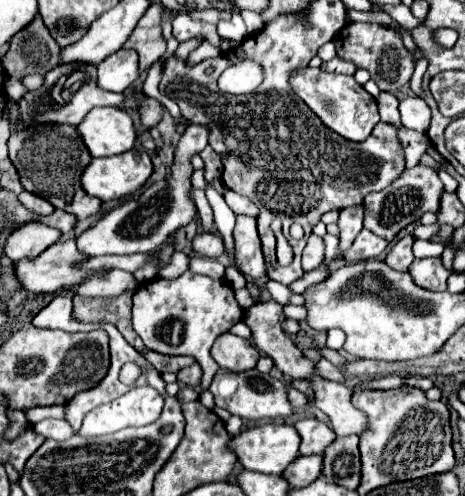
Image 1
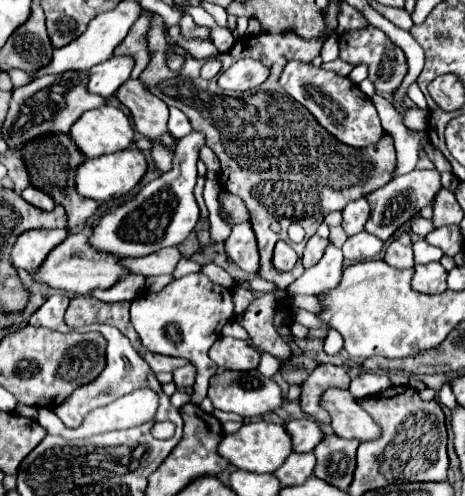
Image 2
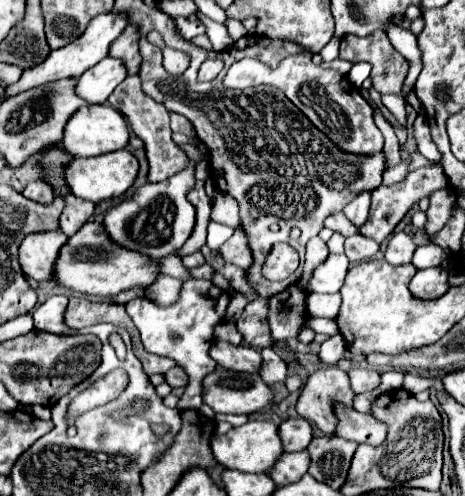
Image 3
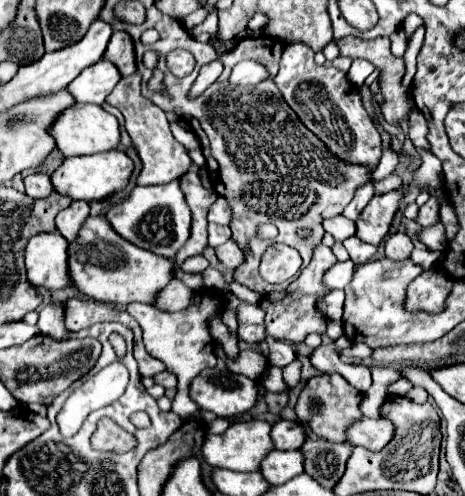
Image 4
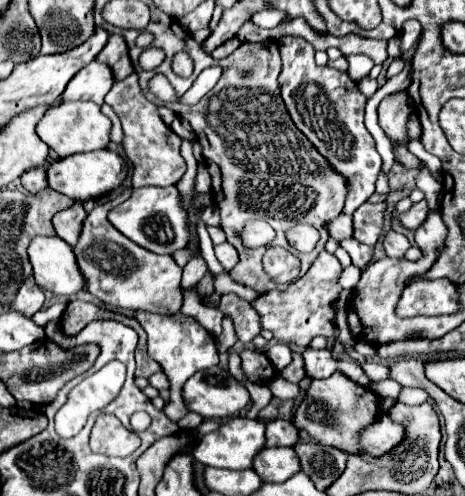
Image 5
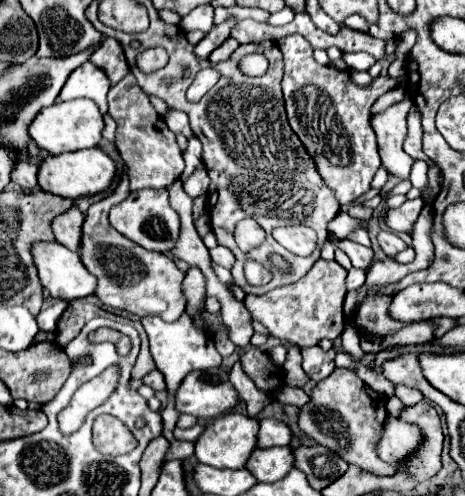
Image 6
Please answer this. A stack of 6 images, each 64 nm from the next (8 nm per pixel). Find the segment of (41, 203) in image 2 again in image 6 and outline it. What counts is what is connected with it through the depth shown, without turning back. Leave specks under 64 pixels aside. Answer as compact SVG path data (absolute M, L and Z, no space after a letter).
M26 158L20 160L18 168L12 174L12 182L20 184L24 190L34 190L38 188L36 184L36 172L38 172L38 164L36 162L28 162Z

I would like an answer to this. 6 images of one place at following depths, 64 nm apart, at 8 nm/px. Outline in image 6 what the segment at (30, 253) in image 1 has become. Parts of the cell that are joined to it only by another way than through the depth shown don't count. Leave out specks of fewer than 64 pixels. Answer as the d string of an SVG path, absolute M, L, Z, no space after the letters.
M36 242L32 246L32 256L38 278L50 296L74 300L94 294L96 278L84 268L80 256L60 242Z

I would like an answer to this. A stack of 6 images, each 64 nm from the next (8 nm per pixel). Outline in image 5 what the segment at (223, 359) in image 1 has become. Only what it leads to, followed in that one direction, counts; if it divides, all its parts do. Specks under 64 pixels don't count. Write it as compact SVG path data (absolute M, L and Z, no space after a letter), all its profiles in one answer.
M244 350L240 354L242 358L242 372L250 382L258 382L258 384L266 384L270 378L274 378L276 370L270 364L270 360L260 352L260 350Z

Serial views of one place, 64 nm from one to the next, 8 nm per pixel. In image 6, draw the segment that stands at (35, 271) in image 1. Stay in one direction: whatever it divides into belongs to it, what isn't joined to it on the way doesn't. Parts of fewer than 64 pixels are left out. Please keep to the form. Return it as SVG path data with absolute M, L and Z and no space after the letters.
M122 176L122 182L116 190L92 204L88 208L84 226L82 226L82 244L80 244L80 258L92 276L96 276L96 296L100 302L110 310L126 310L136 316L160 316L166 322L174 322L186 310L186 300L182 294L182 272L174 264L172 258L166 254L150 252L116 232L108 222L108 212L112 206L120 204L130 194L128 178Z

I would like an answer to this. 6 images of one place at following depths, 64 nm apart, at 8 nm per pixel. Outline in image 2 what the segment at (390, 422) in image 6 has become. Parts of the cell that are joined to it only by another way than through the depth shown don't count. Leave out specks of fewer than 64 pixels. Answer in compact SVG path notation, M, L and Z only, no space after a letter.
M328 388L324 396L320 398L322 408L332 418L332 430L340 438L356 438L360 442L374 440L380 436L380 428L376 422L364 412L356 402L350 390L340 388Z

